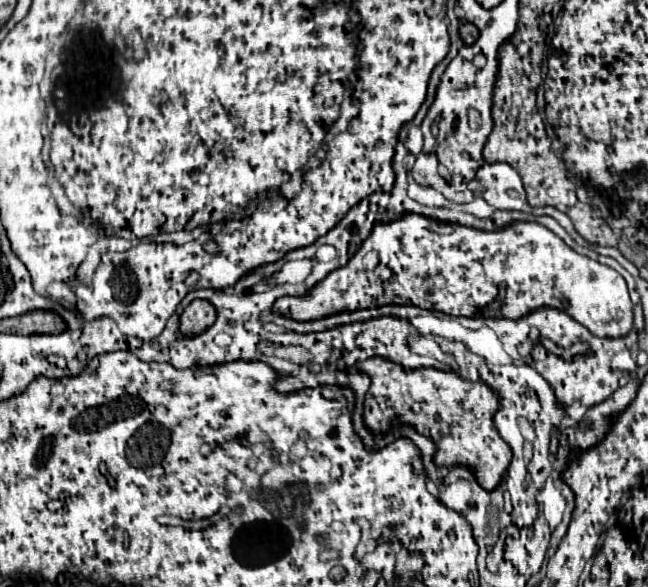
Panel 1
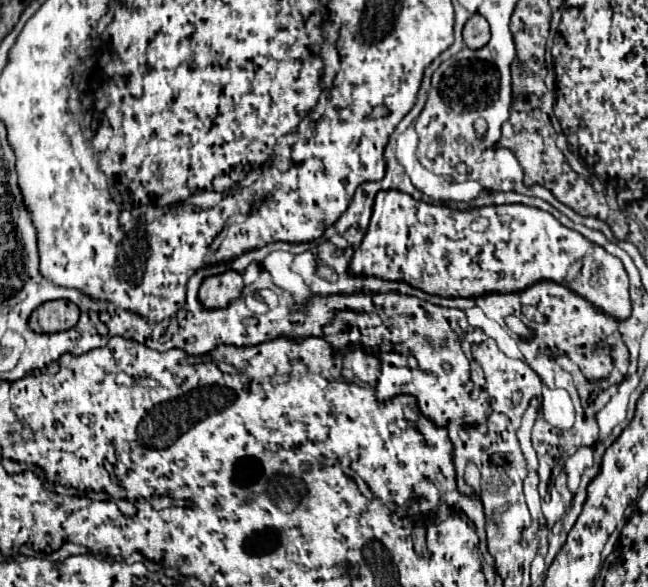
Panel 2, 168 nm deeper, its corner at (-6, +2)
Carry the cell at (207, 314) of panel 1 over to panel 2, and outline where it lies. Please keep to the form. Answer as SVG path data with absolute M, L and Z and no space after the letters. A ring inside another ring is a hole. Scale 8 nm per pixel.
M225 272L219 276L211 276L201 284L199 302L203 308L227 308L231 300L241 296L243 278L237 272Z

